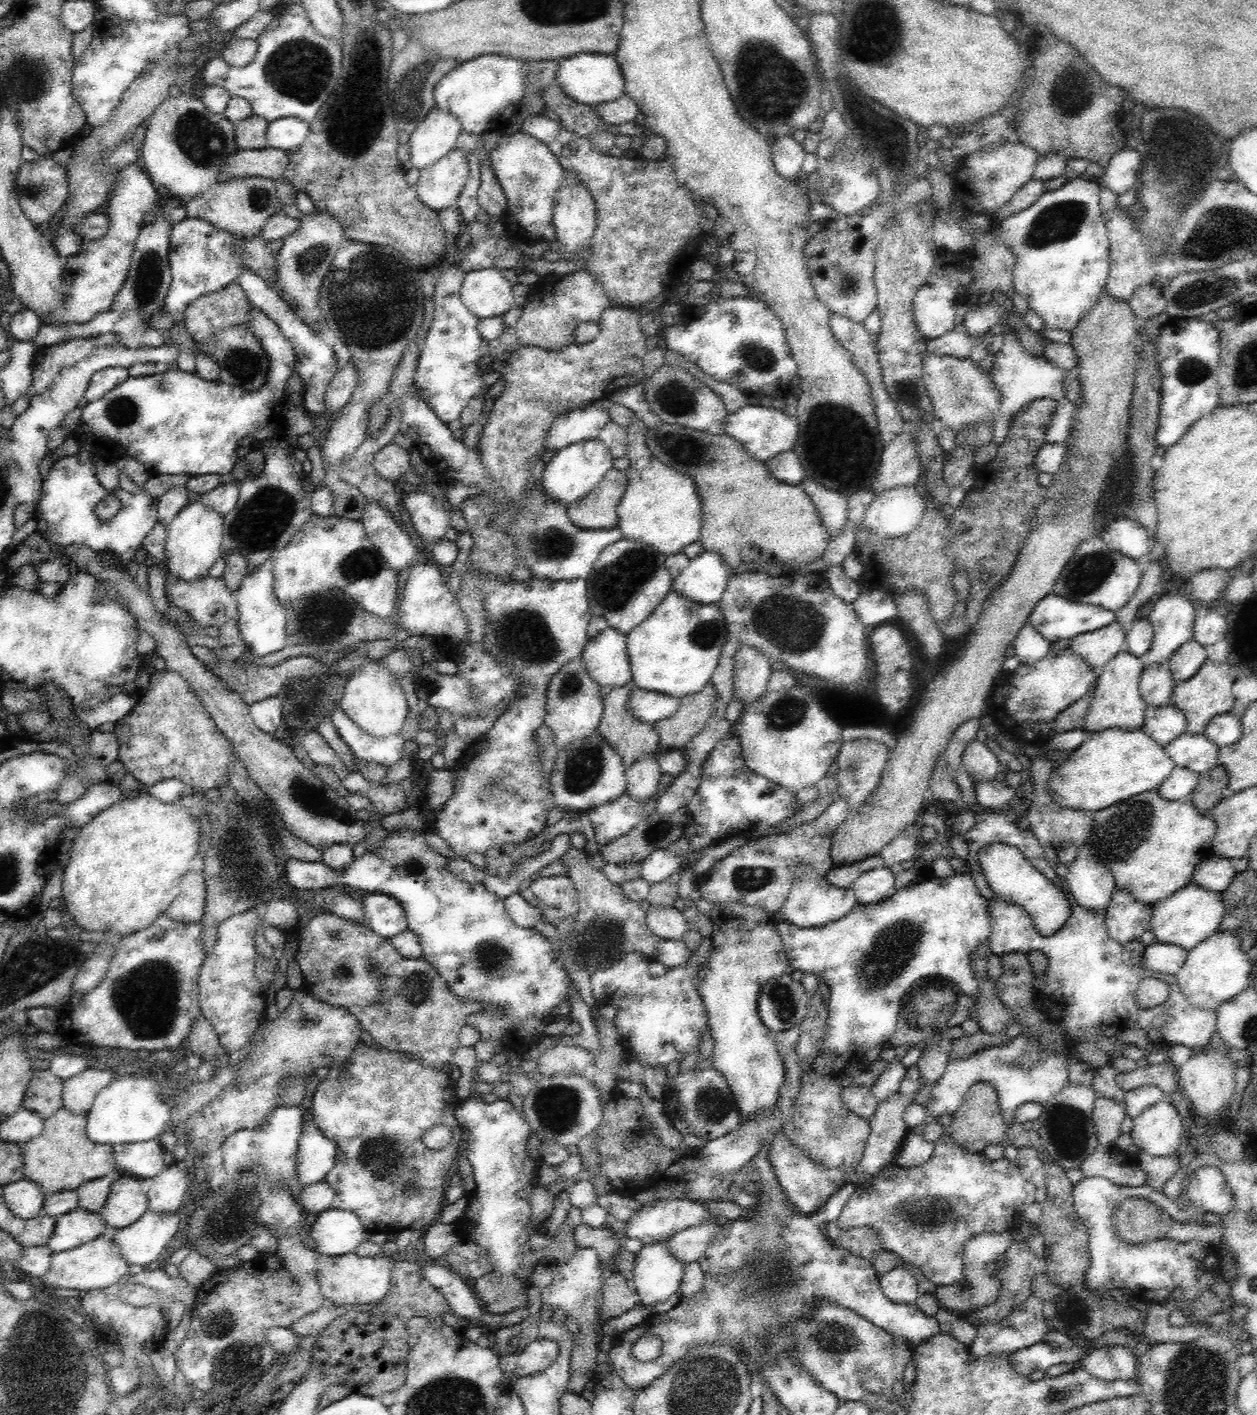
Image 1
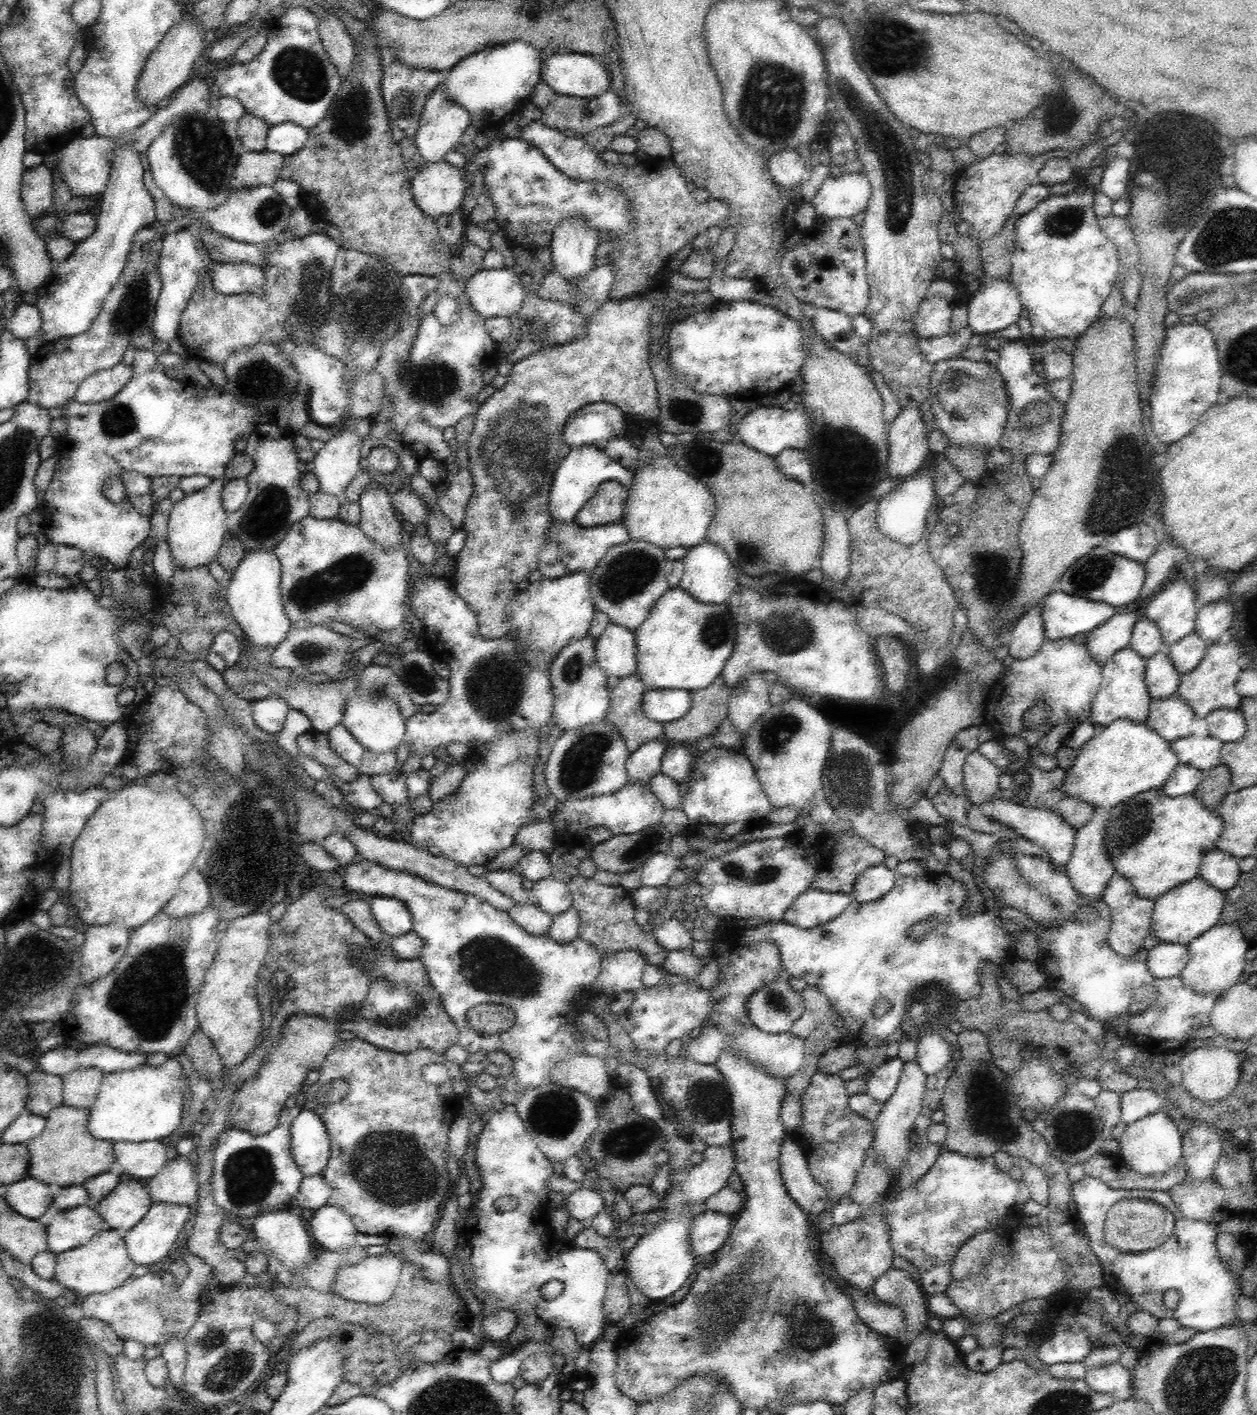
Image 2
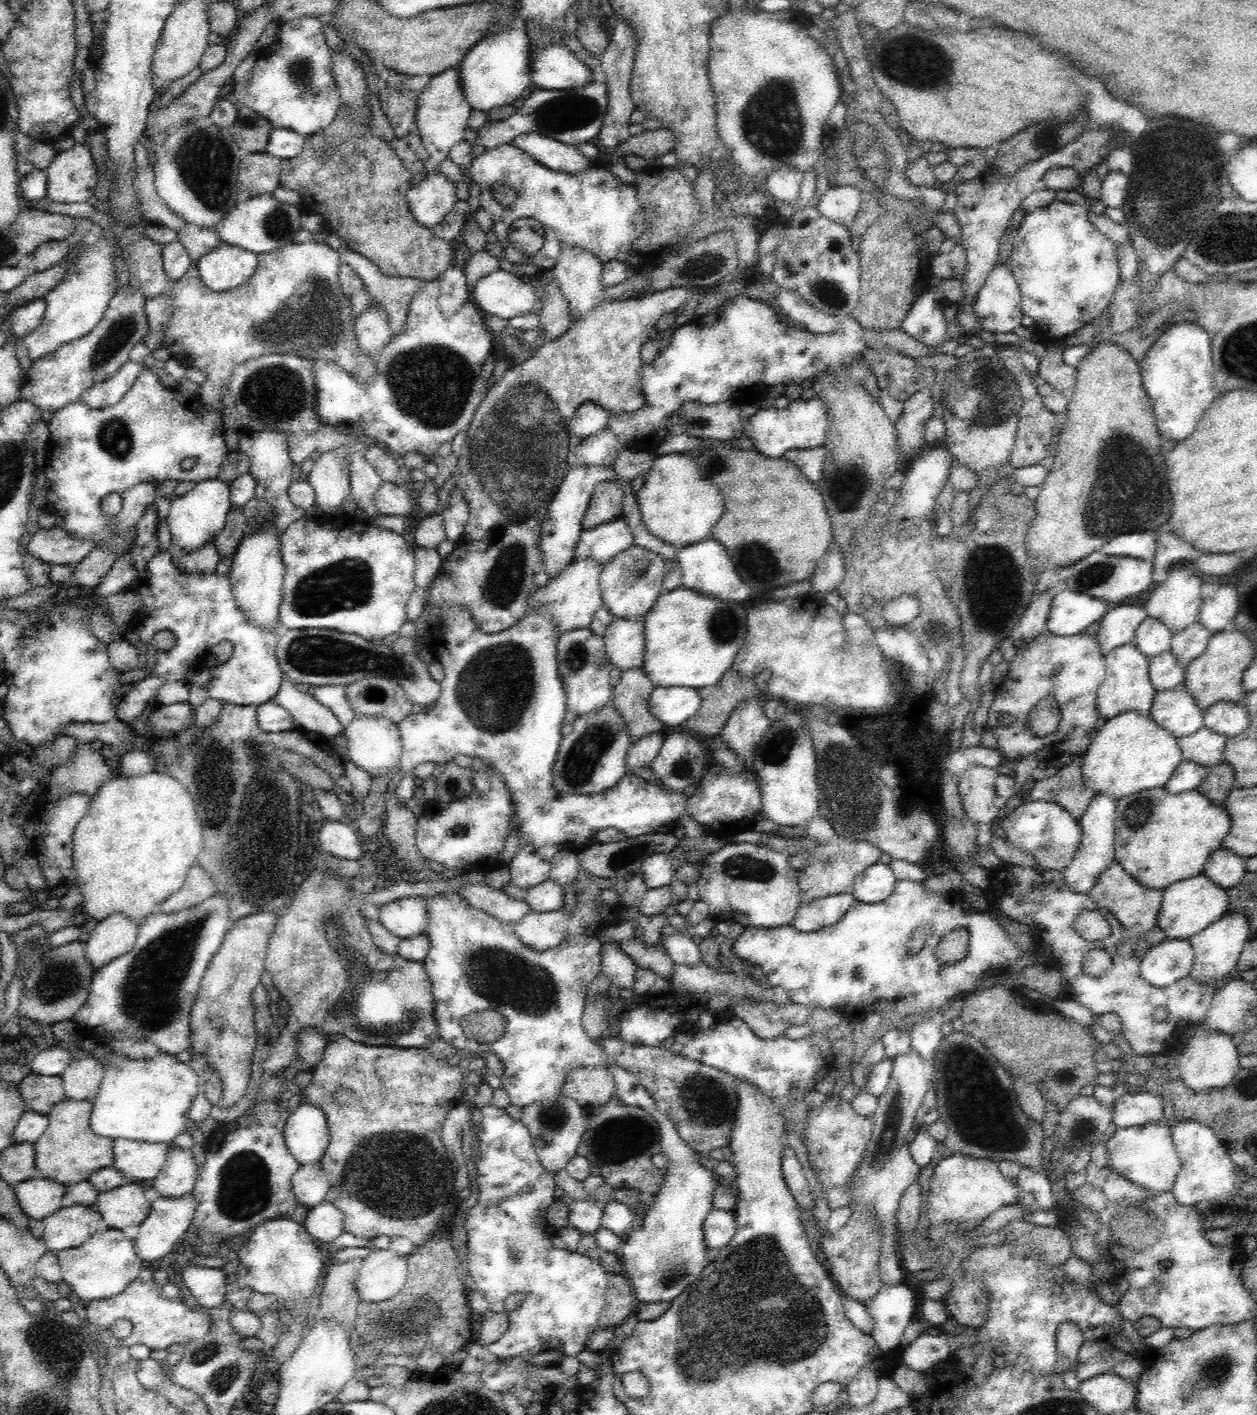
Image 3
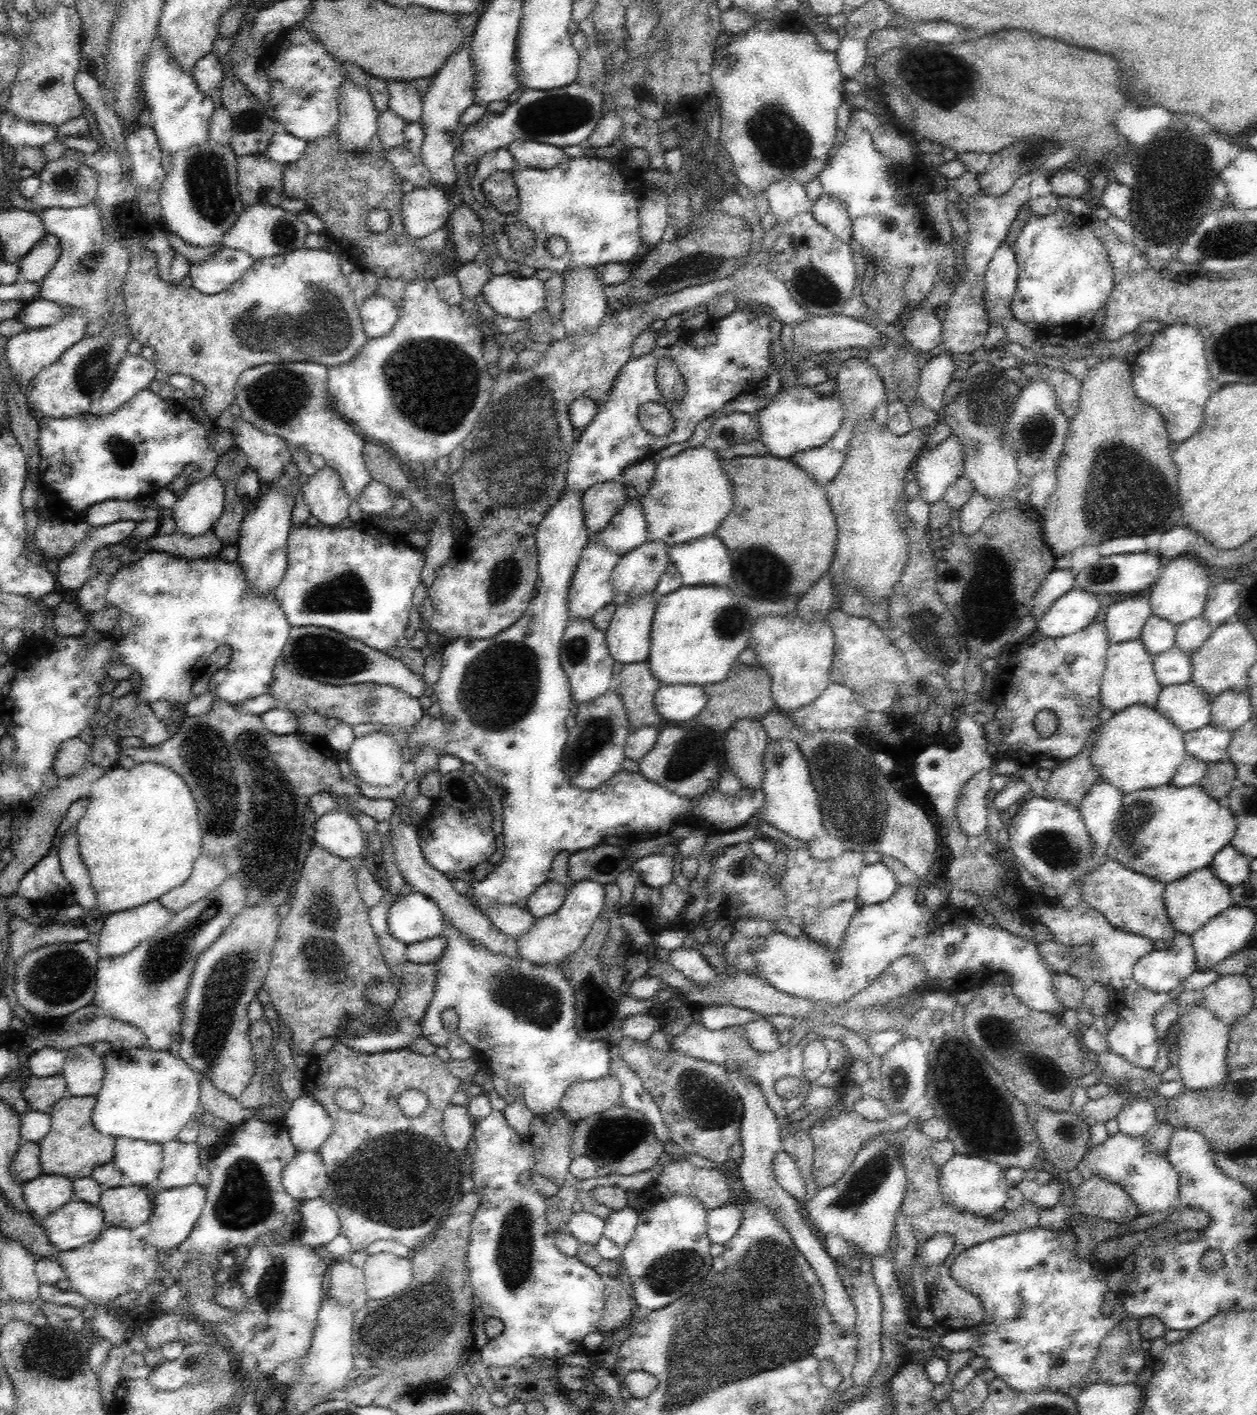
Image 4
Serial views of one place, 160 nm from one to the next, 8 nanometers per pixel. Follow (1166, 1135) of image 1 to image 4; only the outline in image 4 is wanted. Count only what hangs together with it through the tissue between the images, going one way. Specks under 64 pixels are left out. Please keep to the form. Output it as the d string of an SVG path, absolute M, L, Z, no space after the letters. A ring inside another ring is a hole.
M1118 1132L1114 1136L1108 1136L1106 1141L1096 1148L1092 1148L1085 1154L1084 1163L1092 1169L1093 1174L1100 1176L1104 1180L1109 1180L1114 1184L1119 1184L1136 1203L1139 1215L1150 1212L1164 1213L1171 1206L1178 1206L1179 1174L1171 1165L1166 1154L1154 1151L1152 1145L1146 1143L1146 1136L1128 1136Z

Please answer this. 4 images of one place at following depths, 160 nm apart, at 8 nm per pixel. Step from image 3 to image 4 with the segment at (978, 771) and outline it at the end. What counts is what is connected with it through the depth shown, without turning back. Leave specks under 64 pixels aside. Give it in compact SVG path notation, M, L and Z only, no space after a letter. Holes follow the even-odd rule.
M992 769L977 772L962 786L962 791L956 802L957 822L968 836L980 836L988 827L988 803L986 795L991 788Z

